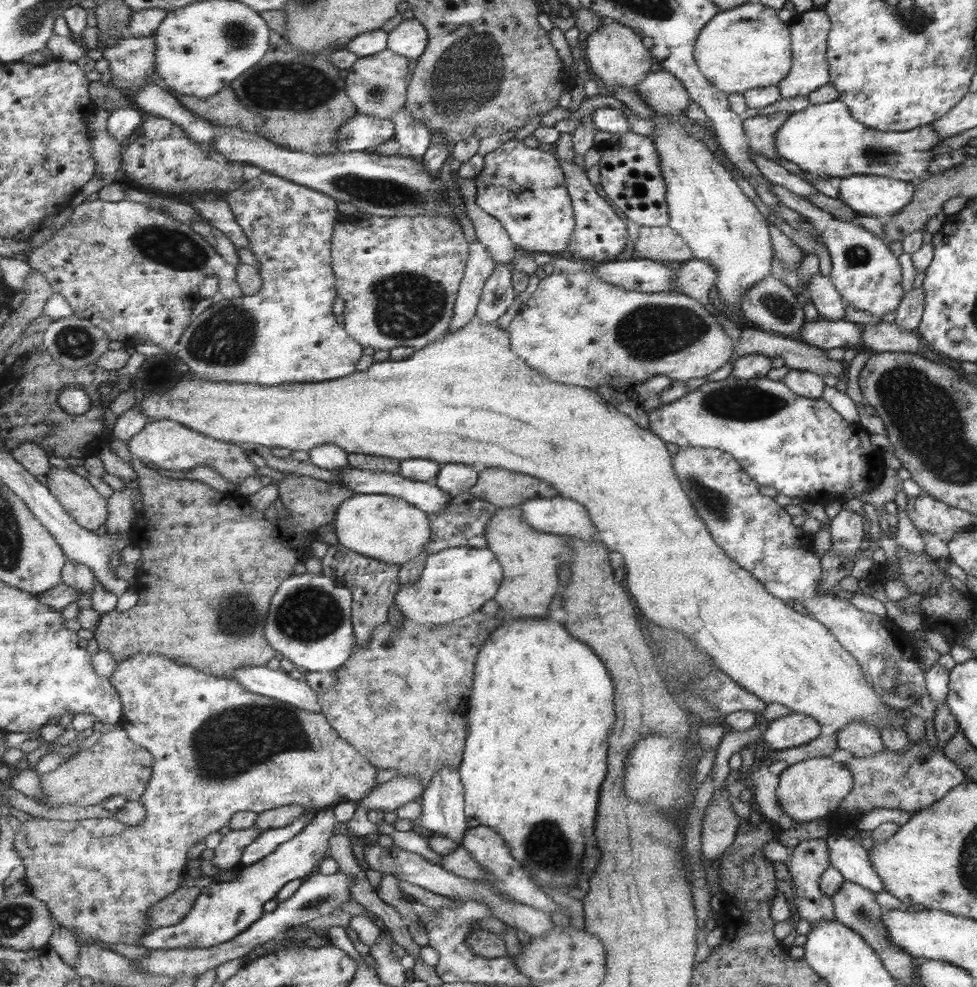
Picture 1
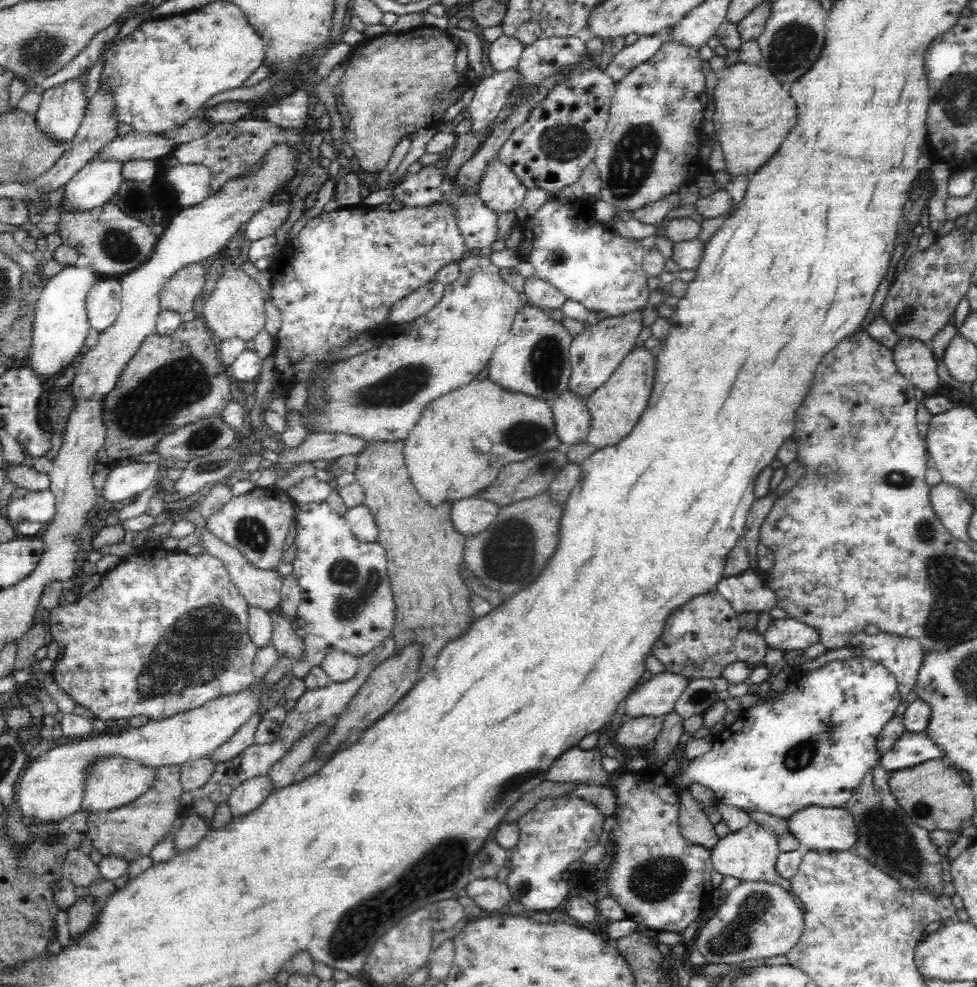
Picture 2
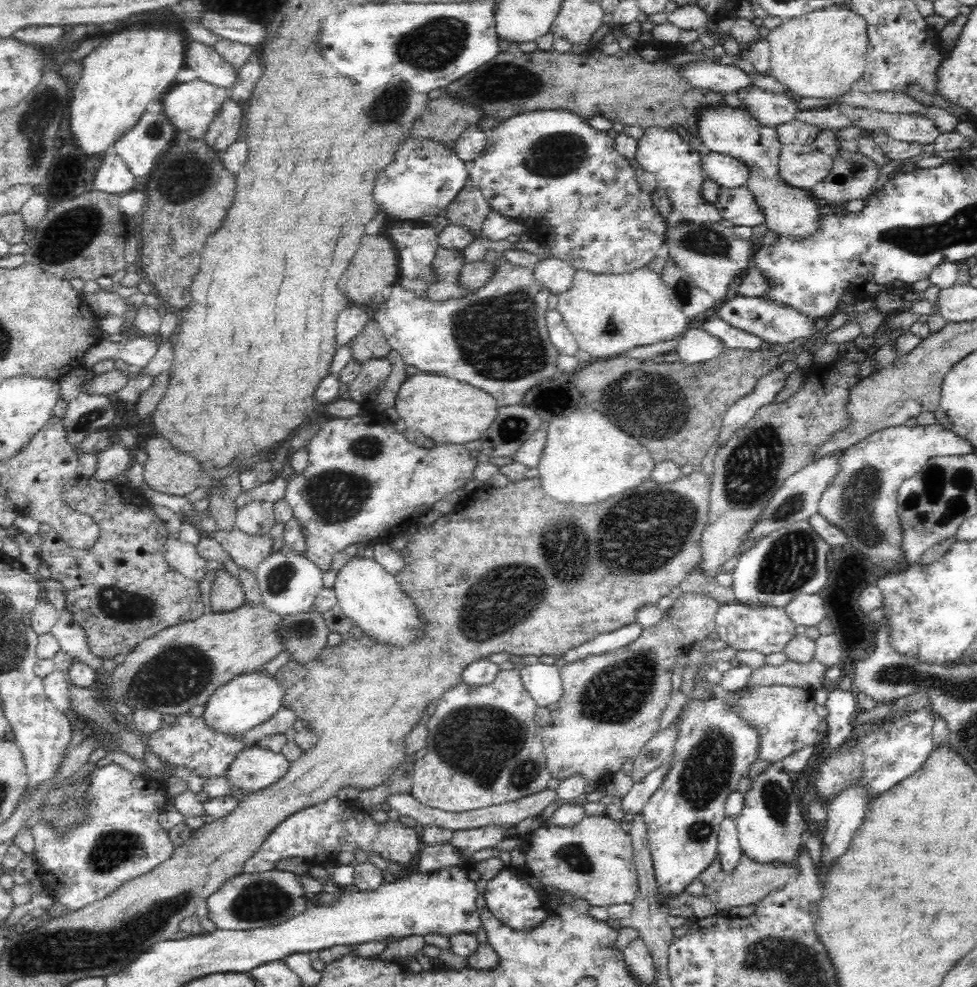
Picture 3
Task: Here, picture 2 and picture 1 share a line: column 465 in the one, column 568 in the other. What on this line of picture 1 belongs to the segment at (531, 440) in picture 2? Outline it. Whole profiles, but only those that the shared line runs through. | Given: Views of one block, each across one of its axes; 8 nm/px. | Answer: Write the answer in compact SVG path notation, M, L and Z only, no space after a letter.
M475 318L463 330L445 336L441 342L435 342L425 350L419 350L413 358L409 358L405 362L393 362L391 358L385 362L379 362L379 364L375 362L369 372L357 372L349 378L341 378L335 382L315 382L315 384L293 382L293 384L285 384L285 386L263 386L263 384L247 384L247 382L195 380L193 374L185 374L185 378L165 394L143 392L143 396L137 398L133 410L141 410L143 414L147 414L149 424L151 422L163 422L163 420L179 422L185 428L197 430L209 438L217 438L221 442L231 442L231 444L247 442L253 446L261 444L267 448L277 446L277 448L287 448L287 450L305 450L307 454L313 448L319 448L325 444L337 444L351 454L369 454L369 456L383 456L383 458L395 458L395 460L423 458L423 460L435 460L439 464L445 464L445 462L469 464L469 466L481 464L485 468L497 466L497 468L505 468L505 470L511 470L517 474L529 474L533 478L541 478L545 482L551 482L561 492L559 494L561 498L577 500L583 504L595 530L599 532L599 540L603 542L603 546L607 550L619 552L623 556L625 586L629 586L629 594L633 594L633 602L637 602L637 608L641 610L645 620L651 622L653 626L675 630L675 632L689 636L689 640L693 640L693 644L697 644L703 652L709 652L709 656L713 656L713 660L717 660L721 674L727 674L727 678L733 680L741 690L757 696L763 704L783 704L793 714L805 714L805 716L813 718L815 722L819 722L823 736L833 736L843 726L847 726L849 722L859 720L859 718L865 718L865 720L869 720L869 724L879 726L881 716L885 716L887 710L893 716L893 710L889 706L881 704L881 700L877 698L877 694L873 692L873 688L865 680L861 668L857 666L857 660L853 660L853 656L849 656L849 652L845 652L845 648L841 648L841 644L837 644L837 638L833 638L833 634L825 628L825 624L819 624L811 616L801 616L793 608L785 606L785 602L781 598L769 594L769 590L765 590L765 586L757 578L753 578L753 574L749 574L741 564L737 564L733 558L729 558L721 546L715 544L703 518L697 514L691 498L683 490L681 480L673 468L673 456L667 452L665 442L659 436L655 436L651 430L635 426L635 422L631 418L627 418L623 412L617 412L615 406L603 402L595 390L587 390L583 386L567 386L567 384L551 382L545 374L531 368L517 352L513 352L513 342L511 342L509 330L501 330L495 324L483 326L483 322L479 318Z

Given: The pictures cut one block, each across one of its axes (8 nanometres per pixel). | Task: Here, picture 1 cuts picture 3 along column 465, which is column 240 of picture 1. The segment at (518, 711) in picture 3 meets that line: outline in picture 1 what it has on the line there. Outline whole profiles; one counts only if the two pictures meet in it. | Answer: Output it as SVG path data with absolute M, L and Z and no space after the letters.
M141 654L133 660L127 660L125 664L119 664L111 684L117 688L117 692L121 692L121 702L123 702L123 716L125 720L121 722L121 726L129 732L129 738L133 742L137 742L139 746L145 746L147 750L151 750L151 756L155 758L155 772L153 772L153 780L149 784L149 790L143 796L143 804L147 808L147 822L139 828L135 826L121 826L119 820L115 818L87 818L87 820L79 820L79 822L63 822L63 820L43 820L43 818L33 818L31 822L23 824L21 834L17 836L17 850L21 850L19 854L23 854L25 858L25 884L29 888L29 892L47 902L49 910L53 912L53 918L59 926L63 928L73 928L79 932L79 942L87 942L93 946L101 946L105 948L107 944L141 944L141 940L145 938L147 930L147 916L153 910L153 906L157 906L159 902L163 902L165 898L169 898L177 888L181 888L181 884L185 882L185 866L187 860L191 860L191 850L195 844L203 842L207 838L207 834L219 832L221 828L229 826L233 822L233 818L241 812L257 812L257 814L265 814L267 810L275 810L275 808L283 808L283 806L303 806L307 810L331 810L337 808L345 802L357 802L367 798L377 786L377 774L379 770L373 768L373 764L369 764L369 760L357 752L357 748L353 748L353 744L349 744L345 738L341 738L341 734L331 726L329 718L321 712L313 712L313 710L303 710L299 706L291 706L287 702L279 702L273 698L265 698L253 692L247 692L243 684L239 684L239 680L227 680L227 678L217 678L199 670L193 670L191 666L181 666L165 656L151 656L151 654Z

